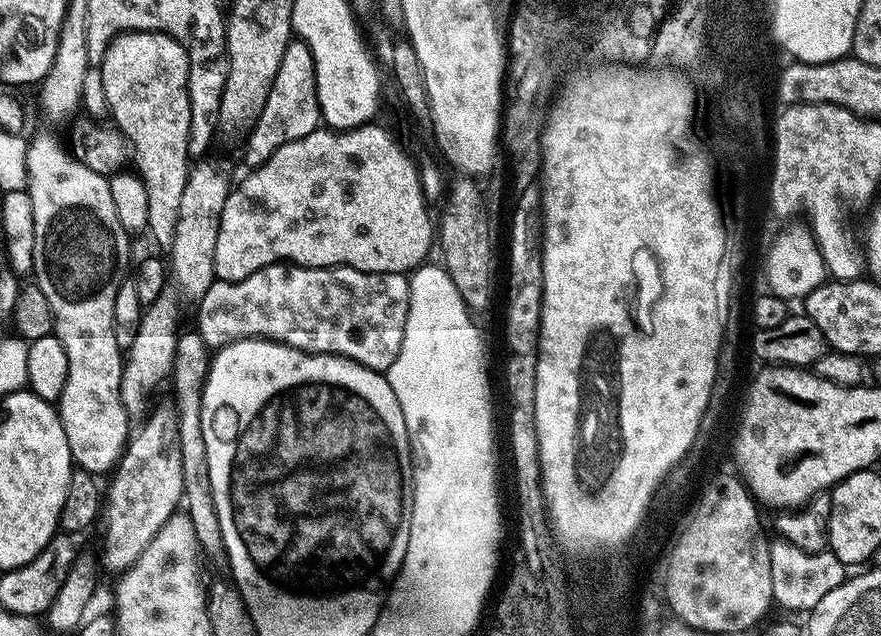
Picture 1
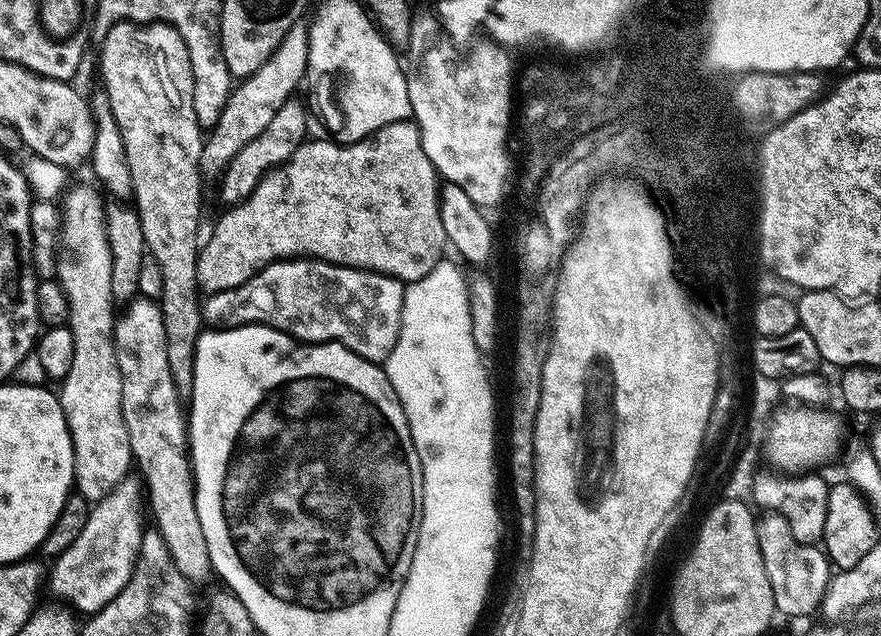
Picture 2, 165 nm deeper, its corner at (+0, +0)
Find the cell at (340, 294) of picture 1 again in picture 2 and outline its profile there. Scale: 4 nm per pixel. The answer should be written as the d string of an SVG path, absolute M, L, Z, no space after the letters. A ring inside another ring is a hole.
M277 258L254 274L242 286L211 293L203 301L202 311L209 325L237 328L243 324L269 324L279 332L295 336L301 342L345 344L349 350L373 362L387 361L394 350L402 322L405 281L385 272L370 272L366 268L349 268L319 258Z

